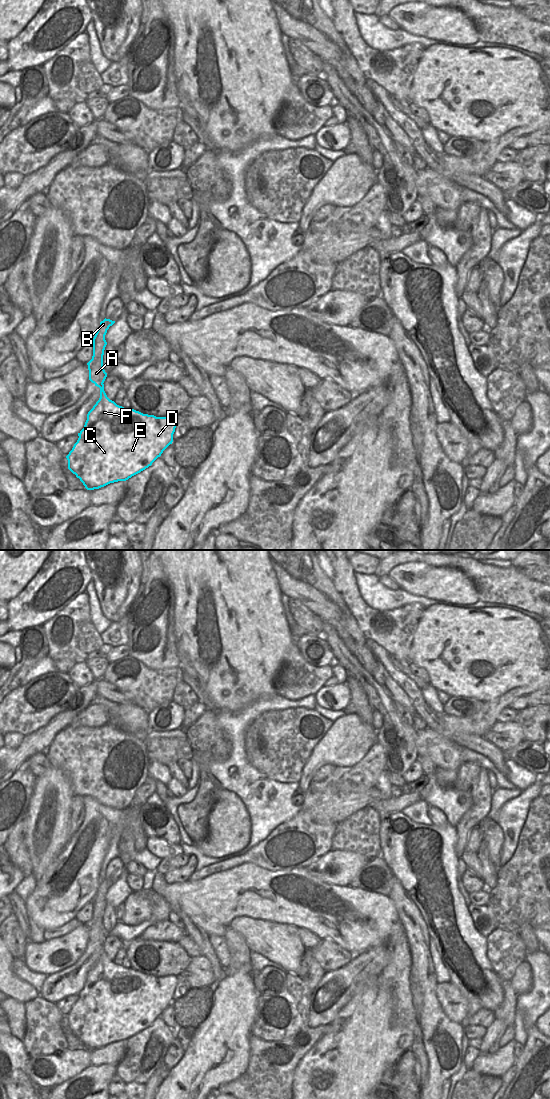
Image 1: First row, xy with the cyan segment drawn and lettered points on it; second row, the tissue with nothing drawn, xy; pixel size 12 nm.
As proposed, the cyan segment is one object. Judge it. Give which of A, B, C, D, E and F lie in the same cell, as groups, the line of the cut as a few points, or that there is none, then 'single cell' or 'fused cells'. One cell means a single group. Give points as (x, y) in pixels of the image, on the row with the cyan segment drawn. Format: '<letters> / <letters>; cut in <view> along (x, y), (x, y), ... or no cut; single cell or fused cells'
A B / C D E F; cut in xy along (109, 399), (107, 402), (101, 403), (94, 410), (91, 410); fused cells

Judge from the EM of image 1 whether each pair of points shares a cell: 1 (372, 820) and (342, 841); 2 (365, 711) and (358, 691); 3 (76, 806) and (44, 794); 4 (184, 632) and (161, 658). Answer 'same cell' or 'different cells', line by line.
1: same cell
2: same cell
3: different cells
4: different cells

